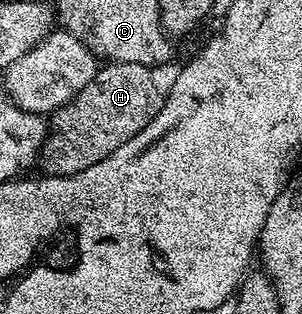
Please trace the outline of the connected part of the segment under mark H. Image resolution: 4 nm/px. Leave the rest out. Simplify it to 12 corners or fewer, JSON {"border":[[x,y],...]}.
{"border":[[105,63],[51,113],[38,157],[73,176],[164,105],[151,67]]}

